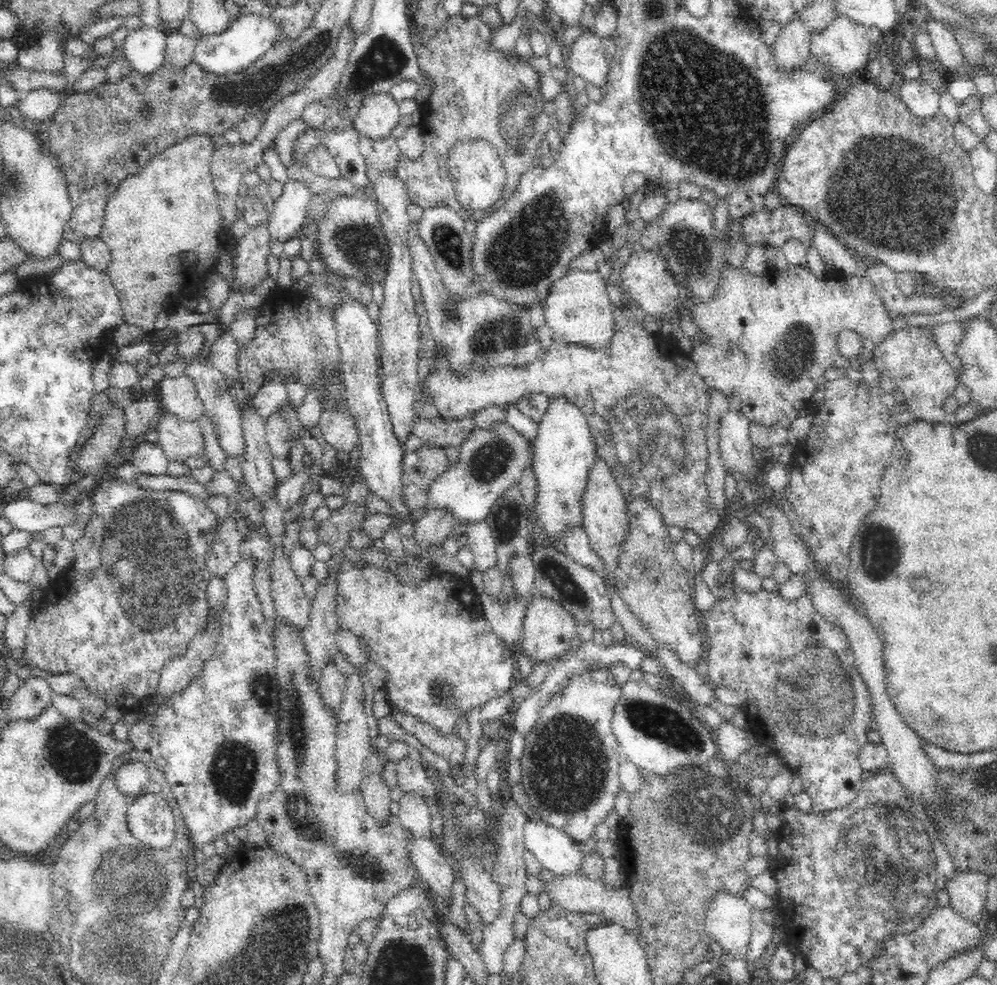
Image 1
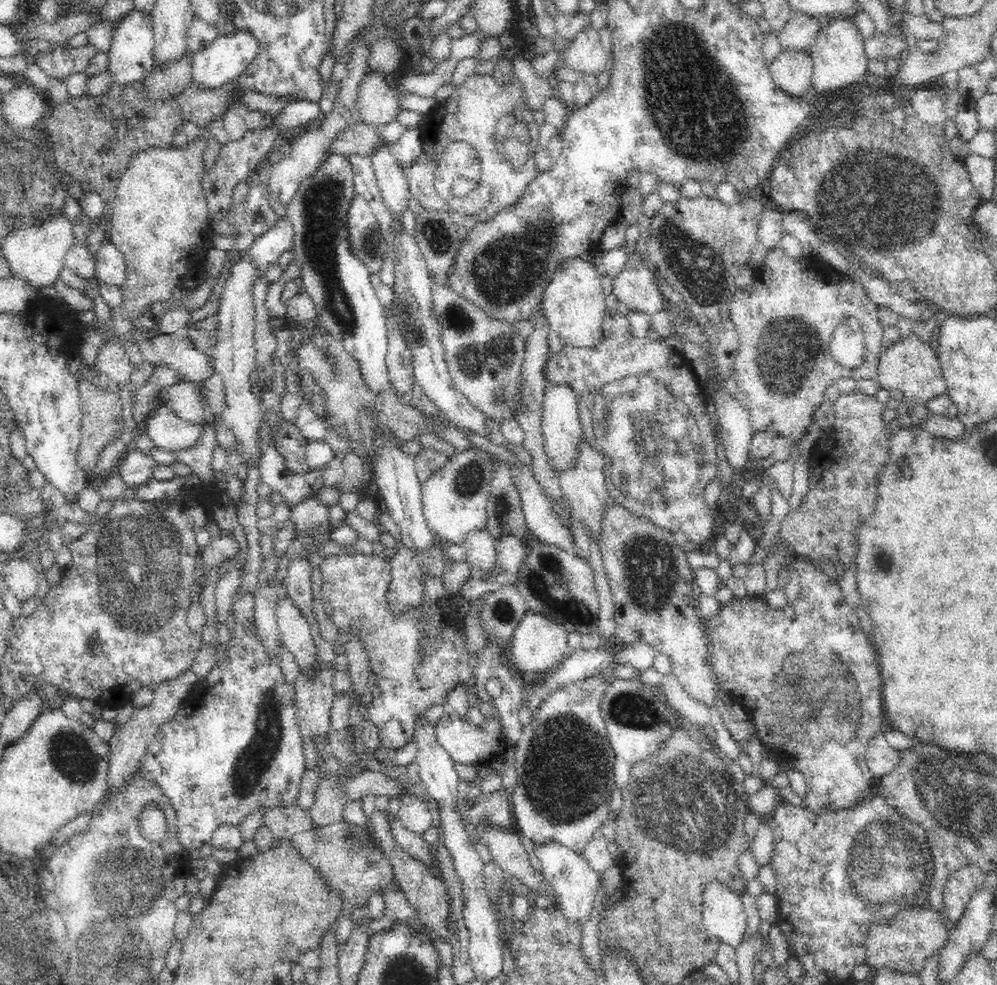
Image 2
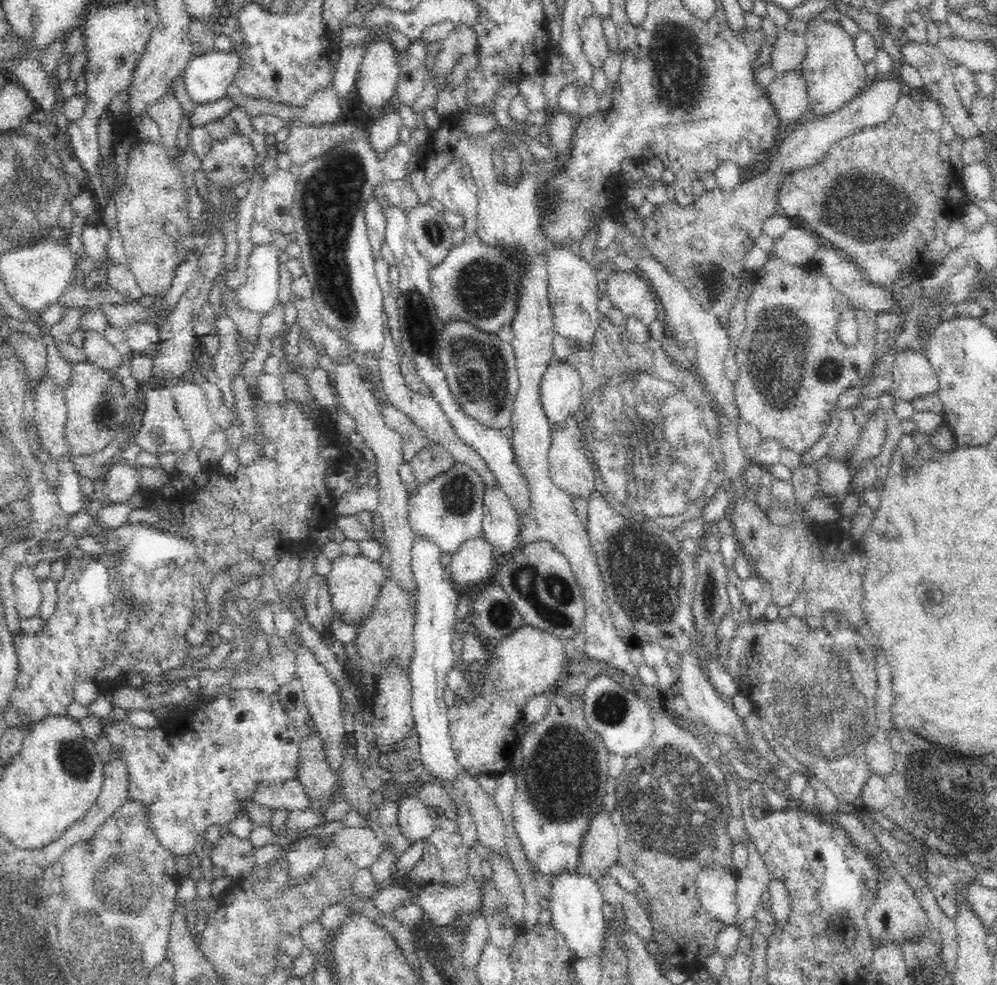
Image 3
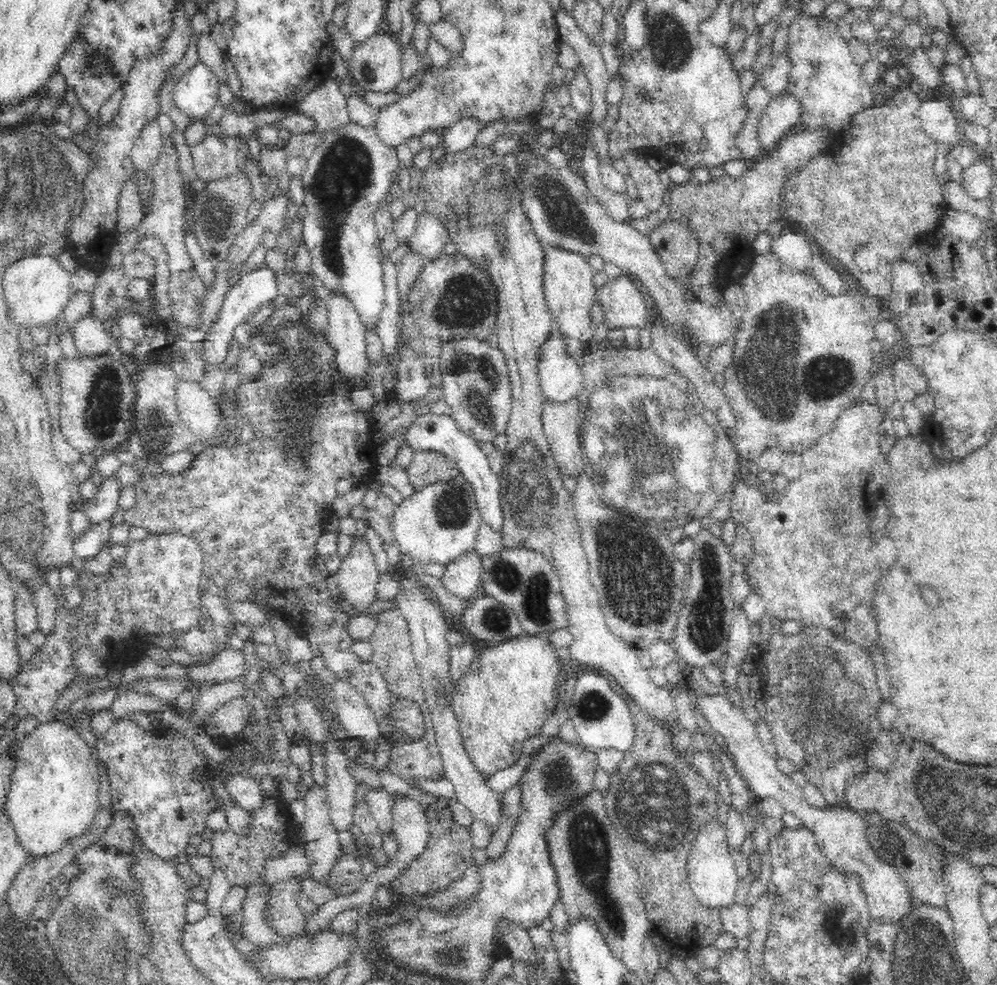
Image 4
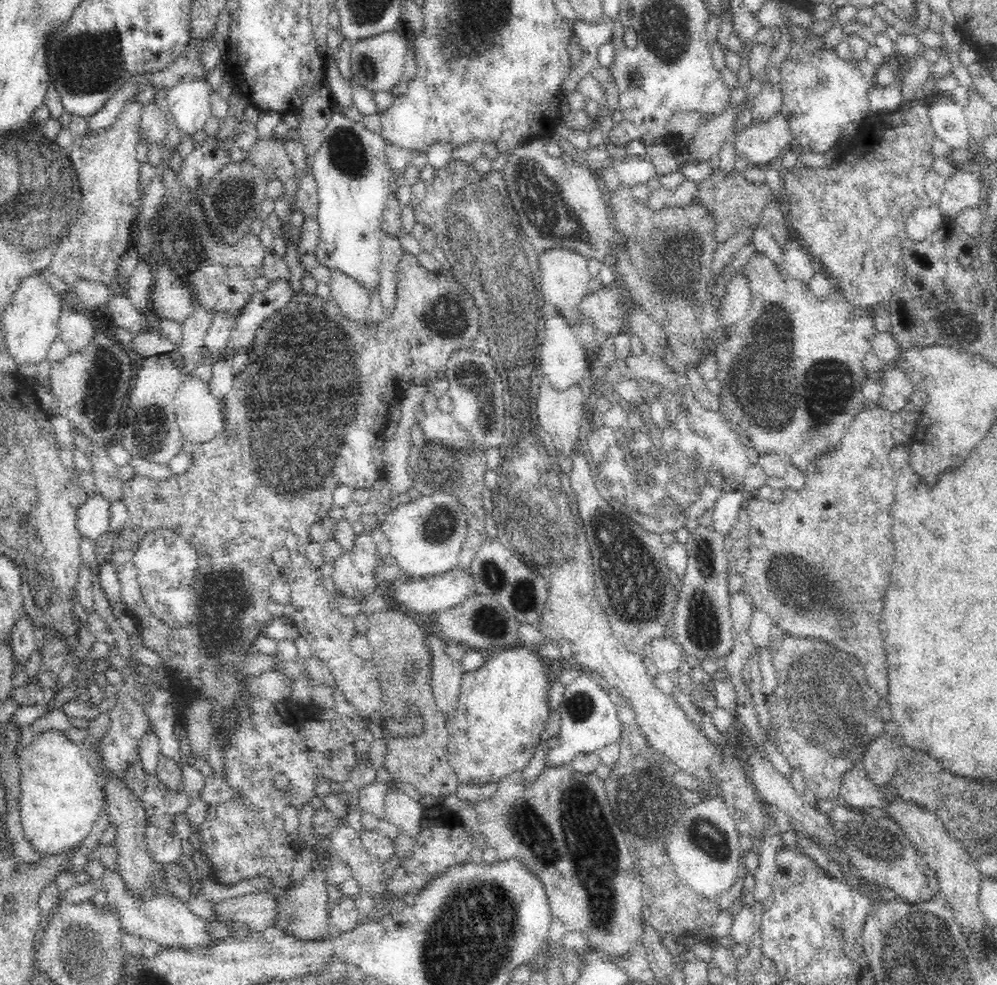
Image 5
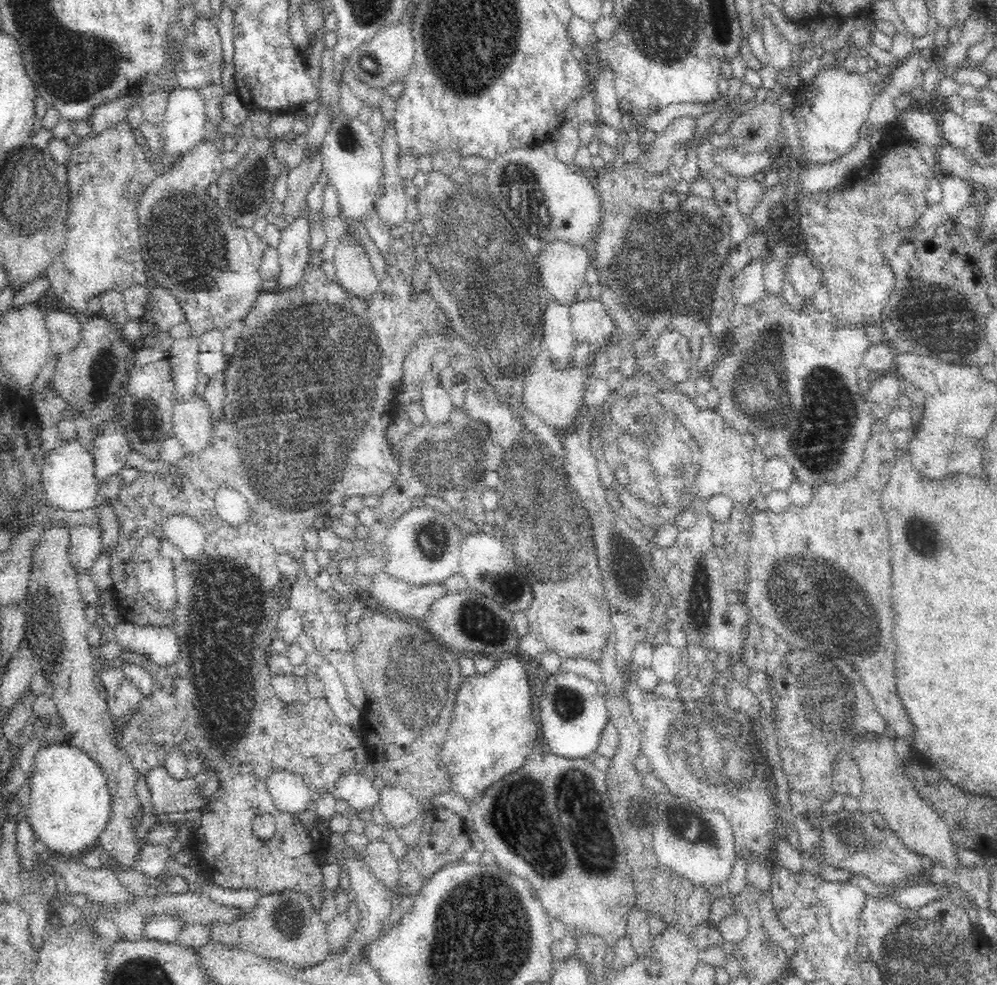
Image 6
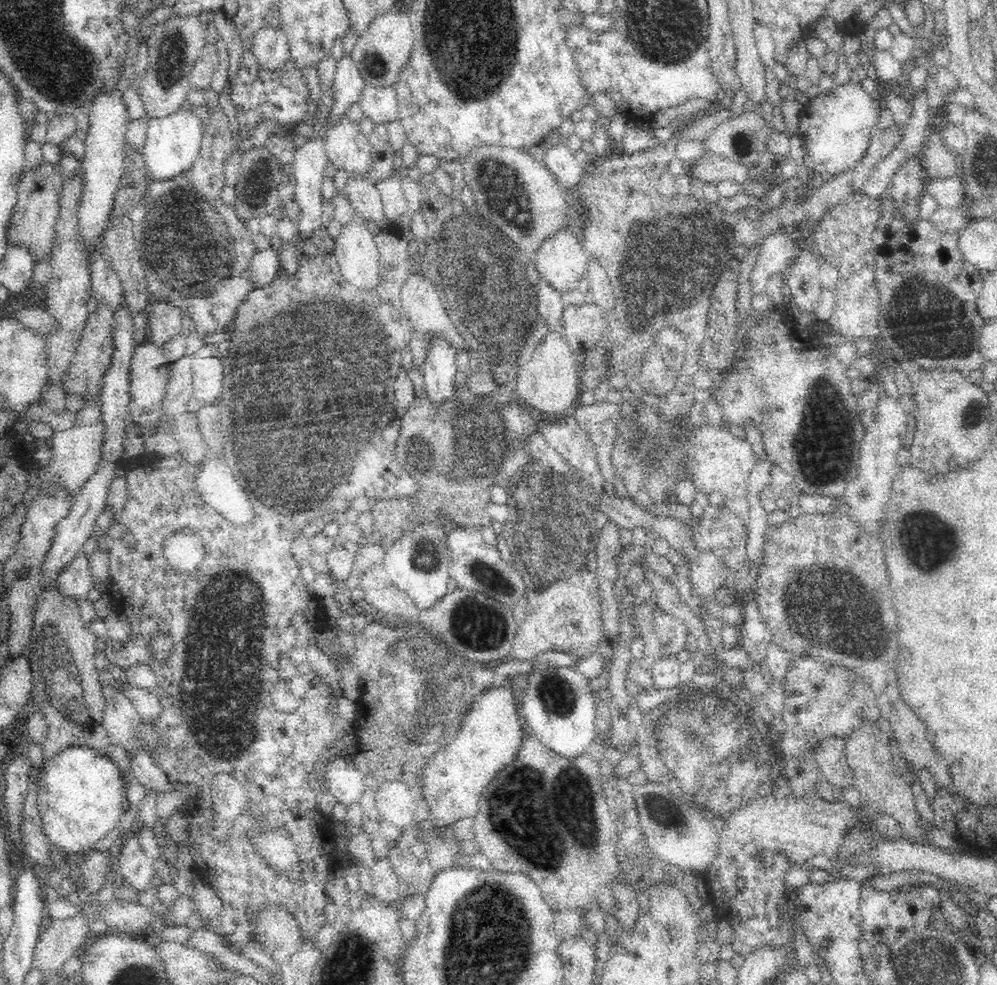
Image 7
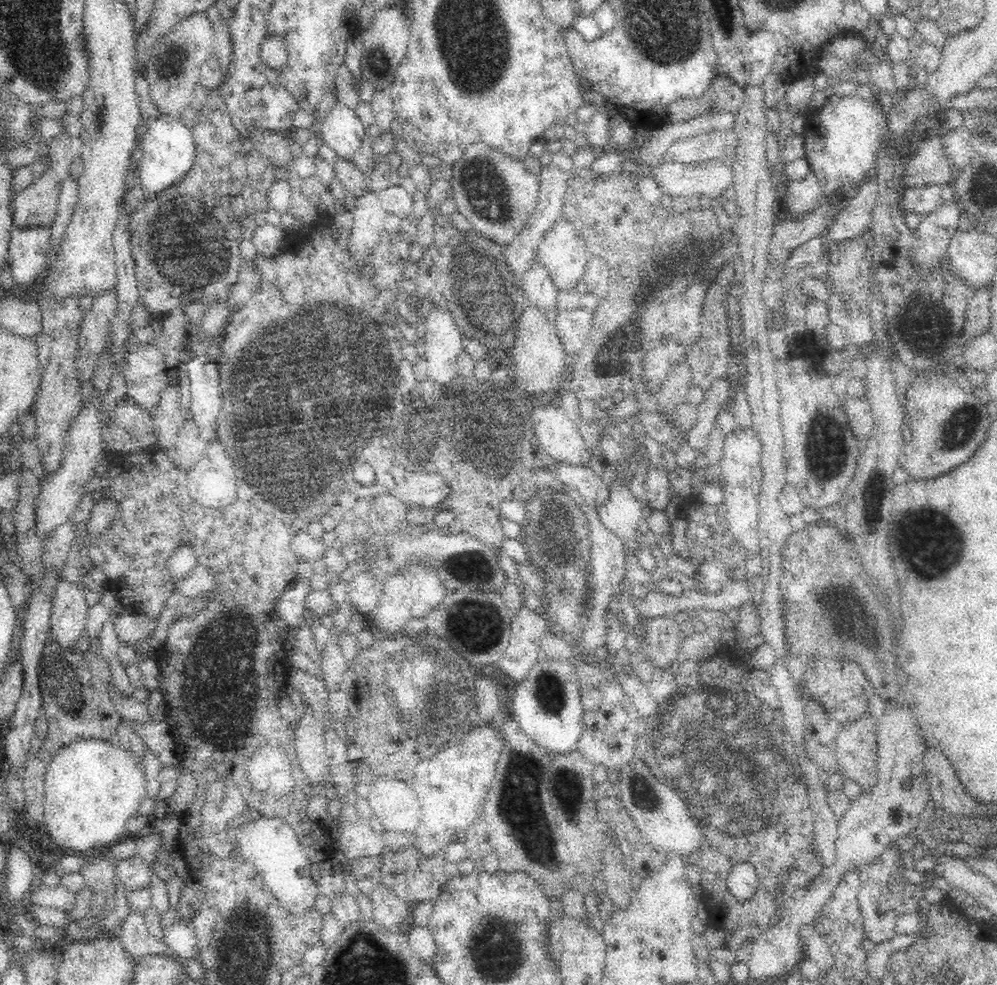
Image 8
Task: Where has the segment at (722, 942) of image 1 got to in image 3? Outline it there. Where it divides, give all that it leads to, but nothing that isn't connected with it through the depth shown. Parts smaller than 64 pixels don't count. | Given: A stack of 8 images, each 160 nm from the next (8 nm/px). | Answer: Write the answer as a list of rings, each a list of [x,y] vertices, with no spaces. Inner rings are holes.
[[[721,865],[704,866],[696,874],[696,892],[701,907],[724,926],[734,925],[738,884],[737,874]]]

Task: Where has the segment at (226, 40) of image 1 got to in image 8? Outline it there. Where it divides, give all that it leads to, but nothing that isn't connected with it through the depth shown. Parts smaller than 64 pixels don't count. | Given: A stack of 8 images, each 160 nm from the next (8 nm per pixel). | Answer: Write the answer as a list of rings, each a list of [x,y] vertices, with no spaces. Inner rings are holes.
[[[160,115],[147,127],[147,132],[138,144],[140,162],[138,175],[144,191],[144,200],[154,200],[156,194],[172,188],[188,174],[195,161],[195,144],[191,126],[182,123],[180,117]]]

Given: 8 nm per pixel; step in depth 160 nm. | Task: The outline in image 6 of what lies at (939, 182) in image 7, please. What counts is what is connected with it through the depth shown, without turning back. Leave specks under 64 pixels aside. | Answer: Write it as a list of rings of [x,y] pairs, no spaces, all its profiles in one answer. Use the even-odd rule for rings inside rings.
[[[941,176],[941,205],[953,221],[959,212],[976,203],[979,190],[974,185],[968,185],[964,179],[952,176]]]

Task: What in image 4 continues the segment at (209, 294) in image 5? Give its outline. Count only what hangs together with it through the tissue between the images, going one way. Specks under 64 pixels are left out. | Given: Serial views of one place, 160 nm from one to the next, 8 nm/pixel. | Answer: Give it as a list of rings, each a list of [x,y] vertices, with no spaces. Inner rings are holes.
[[[208,134],[190,152],[197,179],[210,182],[246,170],[248,139]]]

